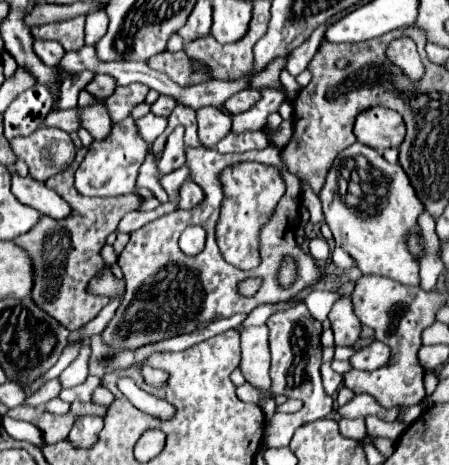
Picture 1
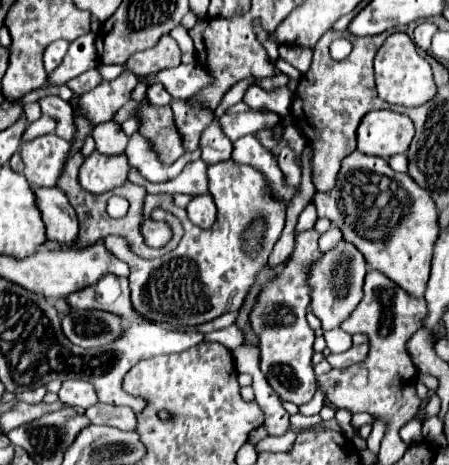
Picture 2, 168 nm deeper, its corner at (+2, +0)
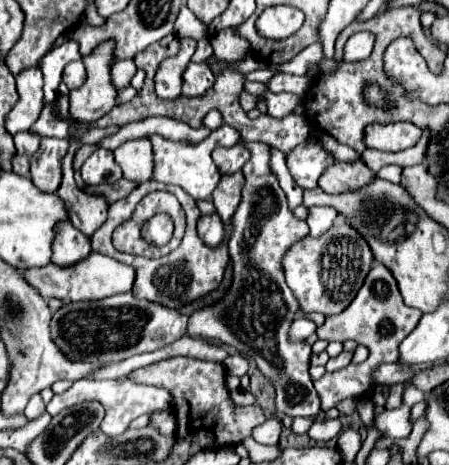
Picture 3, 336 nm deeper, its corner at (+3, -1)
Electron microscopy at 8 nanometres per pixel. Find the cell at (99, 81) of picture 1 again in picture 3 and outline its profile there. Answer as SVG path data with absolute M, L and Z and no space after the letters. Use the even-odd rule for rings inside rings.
M73 61L65 67L65 73L63 73L63 83L67 85L67 89L79 89L83 83L85 83L85 65L83 61Z

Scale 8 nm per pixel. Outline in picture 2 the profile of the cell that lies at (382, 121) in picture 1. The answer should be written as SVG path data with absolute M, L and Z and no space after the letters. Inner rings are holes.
M376 110L362 118L358 128L358 150L386 160L394 154L408 152L412 138L414 124L408 116L390 110Z

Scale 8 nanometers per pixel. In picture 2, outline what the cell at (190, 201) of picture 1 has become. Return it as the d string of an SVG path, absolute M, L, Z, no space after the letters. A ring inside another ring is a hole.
M210 194L206 196L194 196L186 208L190 220L198 226L198 228L210 228L216 220L216 206Z

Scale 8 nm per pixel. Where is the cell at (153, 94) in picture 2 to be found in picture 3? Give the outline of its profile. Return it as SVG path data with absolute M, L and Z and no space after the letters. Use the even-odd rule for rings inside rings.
M193 37L181 39L181 51L177 57L165 61L159 65L155 75L155 91L161 99L177 99L181 93L181 73L185 71L193 51L197 47L197 41Z

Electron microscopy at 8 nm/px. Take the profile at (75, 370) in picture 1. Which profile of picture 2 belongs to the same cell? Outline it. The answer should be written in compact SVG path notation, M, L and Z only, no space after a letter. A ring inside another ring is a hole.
M66 380L58 392L60 402L66 406L80 406L90 408L98 402L96 388L92 384L86 384L84 380Z

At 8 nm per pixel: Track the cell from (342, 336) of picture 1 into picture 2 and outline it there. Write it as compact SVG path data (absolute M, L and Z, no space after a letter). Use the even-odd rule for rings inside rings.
M340 240L330 252L324 252L318 262L314 262L308 270L308 286L310 286L310 310L322 322L324 330L338 328L350 312L362 300L362 284L366 274L366 260L354 248L354 244Z

